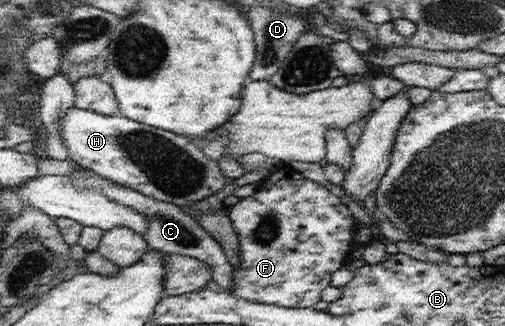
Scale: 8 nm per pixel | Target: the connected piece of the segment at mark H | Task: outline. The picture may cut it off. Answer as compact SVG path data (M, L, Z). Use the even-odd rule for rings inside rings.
M71 107L60 119L60 136L68 159L112 182L159 201L187 207L216 194L225 186L219 162L203 154L187 136L145 125L118 114L108 116Z

